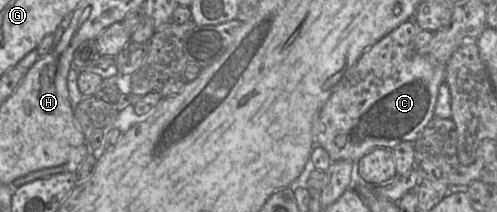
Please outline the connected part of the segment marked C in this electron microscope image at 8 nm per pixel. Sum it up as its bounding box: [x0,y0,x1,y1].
[313,19,446,163]

